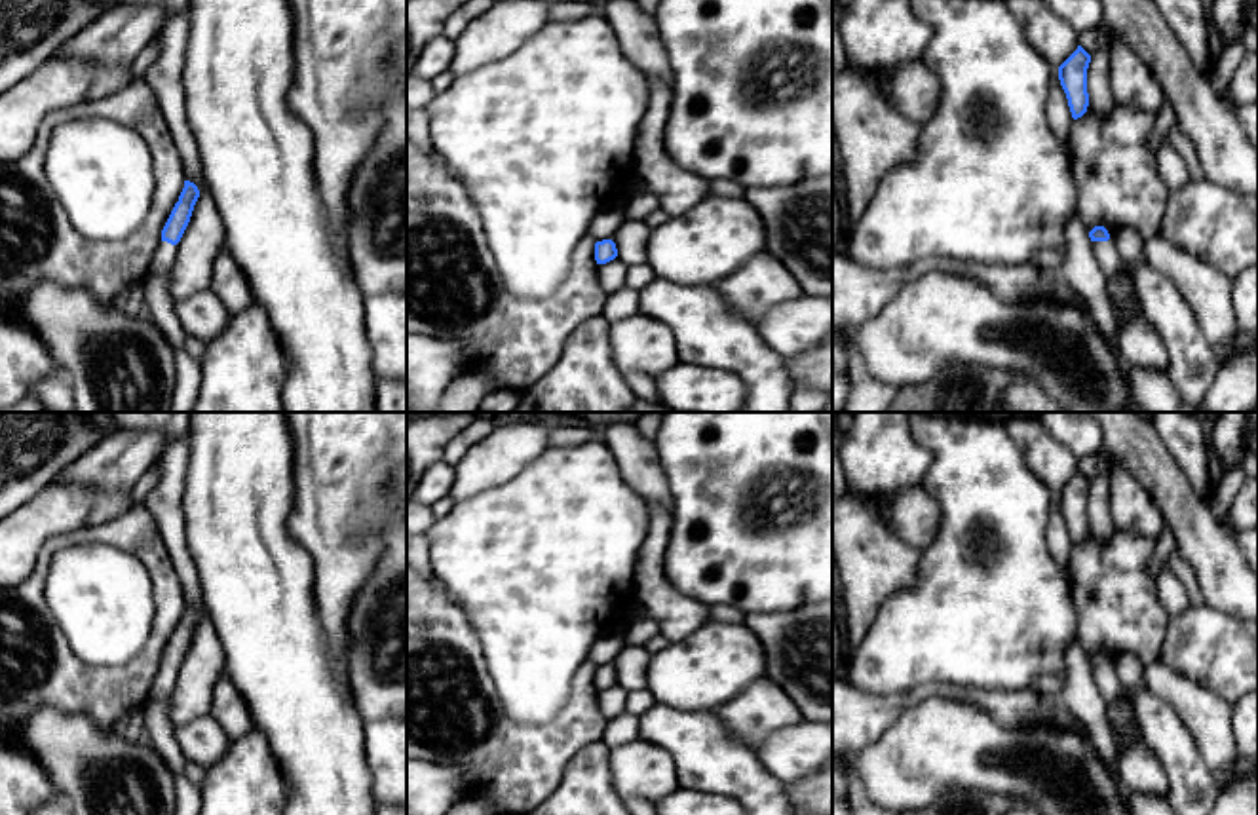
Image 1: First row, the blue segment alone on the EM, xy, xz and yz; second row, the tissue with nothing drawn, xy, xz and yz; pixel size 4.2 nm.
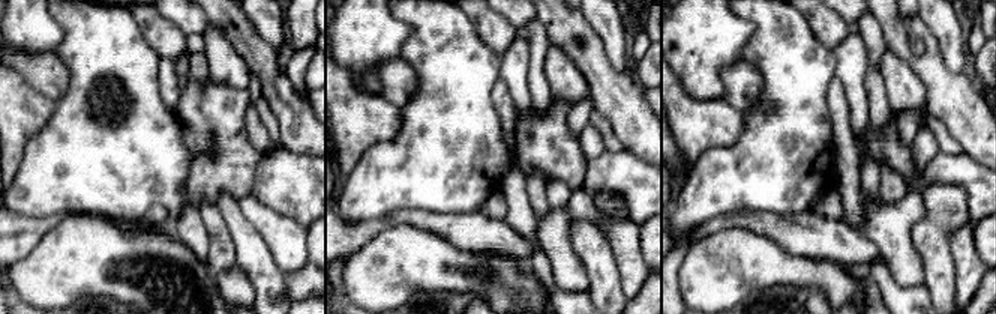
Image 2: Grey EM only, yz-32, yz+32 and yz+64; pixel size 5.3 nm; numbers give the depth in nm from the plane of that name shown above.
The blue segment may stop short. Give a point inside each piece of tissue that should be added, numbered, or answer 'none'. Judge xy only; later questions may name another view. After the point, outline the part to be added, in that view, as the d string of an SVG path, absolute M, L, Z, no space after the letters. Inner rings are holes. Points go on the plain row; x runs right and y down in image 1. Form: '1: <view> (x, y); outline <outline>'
1: xy (166, 679); outline M160 667L148 697L154 699L169 697L171 692L175 690L177 678L179 678L179 669L171 671L167 667Z

